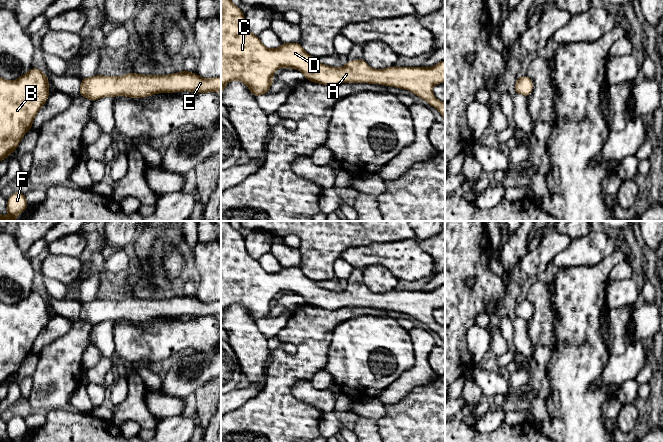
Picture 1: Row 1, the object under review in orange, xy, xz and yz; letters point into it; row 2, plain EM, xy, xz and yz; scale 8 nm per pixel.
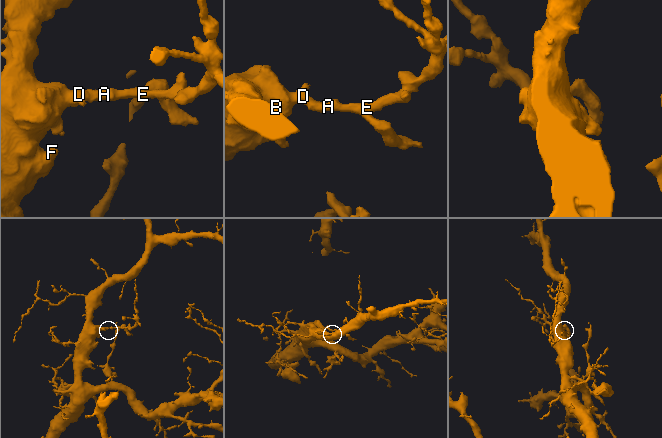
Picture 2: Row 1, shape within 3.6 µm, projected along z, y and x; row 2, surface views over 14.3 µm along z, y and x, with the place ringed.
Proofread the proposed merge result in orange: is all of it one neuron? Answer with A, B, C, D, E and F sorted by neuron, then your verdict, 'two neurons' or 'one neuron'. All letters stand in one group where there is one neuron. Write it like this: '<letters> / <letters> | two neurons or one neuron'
A B C D E F | one neuron

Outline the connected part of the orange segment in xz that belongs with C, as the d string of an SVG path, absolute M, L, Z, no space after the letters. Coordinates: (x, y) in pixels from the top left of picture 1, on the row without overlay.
M221 221L221 317L228 306L238 304L246 308L254 320L266 318L273 306L275 295L281 291L299 294L306 304L328 310L340 307L371 307L406 313L425 323L445 343L445 327L432 318L434 309L445 306L445 284L431 292L393 290L372 293L362 282L348 285L343 292L334 292L318 287L316 282L305 276L300 267L282 267L277 273L265 271L259 261L248 254L244 237L239 231L230 225L230 221Z

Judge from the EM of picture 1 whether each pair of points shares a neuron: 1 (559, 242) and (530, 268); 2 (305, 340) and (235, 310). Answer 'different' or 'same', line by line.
1: same
2: different

